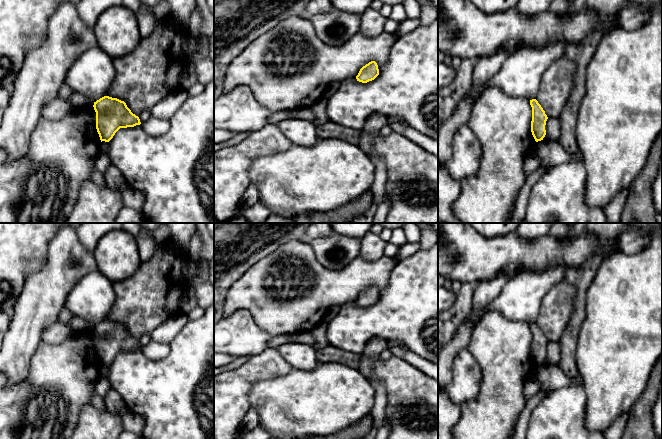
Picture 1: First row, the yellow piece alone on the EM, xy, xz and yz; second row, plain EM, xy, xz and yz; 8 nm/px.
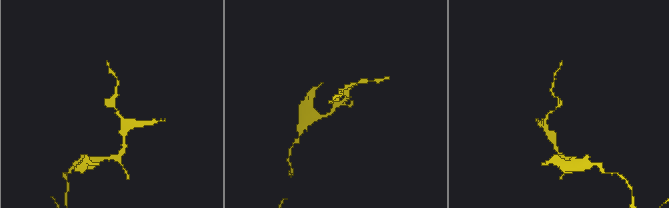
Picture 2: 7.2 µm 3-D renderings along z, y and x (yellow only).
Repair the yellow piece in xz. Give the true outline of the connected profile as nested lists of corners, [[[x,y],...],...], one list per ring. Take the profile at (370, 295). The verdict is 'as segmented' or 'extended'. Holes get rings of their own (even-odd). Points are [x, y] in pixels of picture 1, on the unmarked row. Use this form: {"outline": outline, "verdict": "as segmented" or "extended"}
{"outline": [[[371,285],[360,293],[356,303],[359,306],[367,307],[374,304],[378,299],[378,289],[375,285]]], "verdict": "as segmented"}

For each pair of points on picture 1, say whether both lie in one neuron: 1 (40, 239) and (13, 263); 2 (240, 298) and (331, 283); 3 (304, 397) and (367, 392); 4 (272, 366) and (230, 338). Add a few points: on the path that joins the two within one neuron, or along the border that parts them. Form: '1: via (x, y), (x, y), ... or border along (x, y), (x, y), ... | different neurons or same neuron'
1: via (33, 243), (20, 256) | same neuron
2: via (263, 298), (280, 307), (308, 298) | same neuron
3: via (320, 397), (351, 396) | same neuron
4: border along (267, 347), (251, 357) | different neurons

